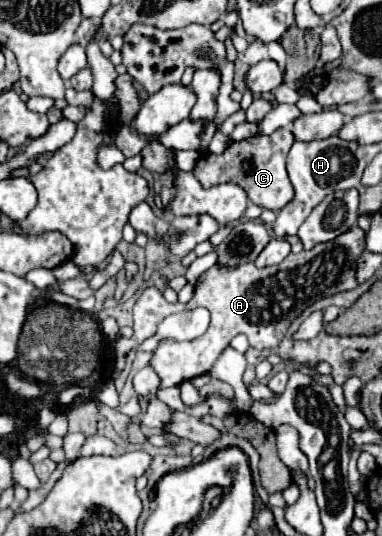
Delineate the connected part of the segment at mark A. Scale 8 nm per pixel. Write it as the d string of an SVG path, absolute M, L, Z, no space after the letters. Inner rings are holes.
M352 227L340 237L320 243L310 251L300 251L298 255L290 253L280 265L258 269L254 263L246 263L240 267L214 265L196 281L194 297L188 303L168 303L156 287L148 287L138 303L134 305L134 329L144 335L152 335L156 325L172 315L186 309L204 307L210 311L210 327L204 335L194 341L164 341L154 351L152 367L160 375L160 387L180 385L186 379L208 373L220 353L228 347L234 335L244 333L254 349L274 349L280 339L286 335L290 323L312 303L318 299L352 291L358 287L356 269L358 259L364 253L364 231L360 227Z

